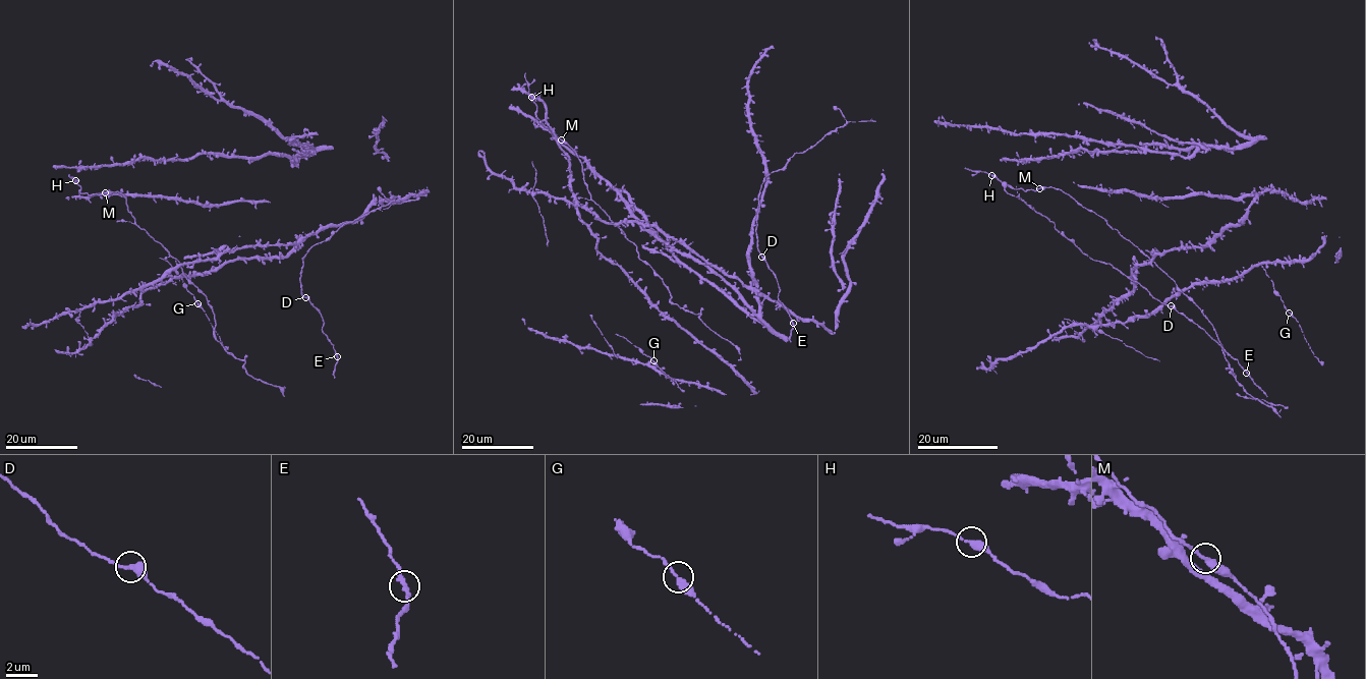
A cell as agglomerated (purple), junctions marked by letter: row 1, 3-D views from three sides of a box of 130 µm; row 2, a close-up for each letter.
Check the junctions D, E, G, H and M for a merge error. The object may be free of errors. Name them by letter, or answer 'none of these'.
none of these

